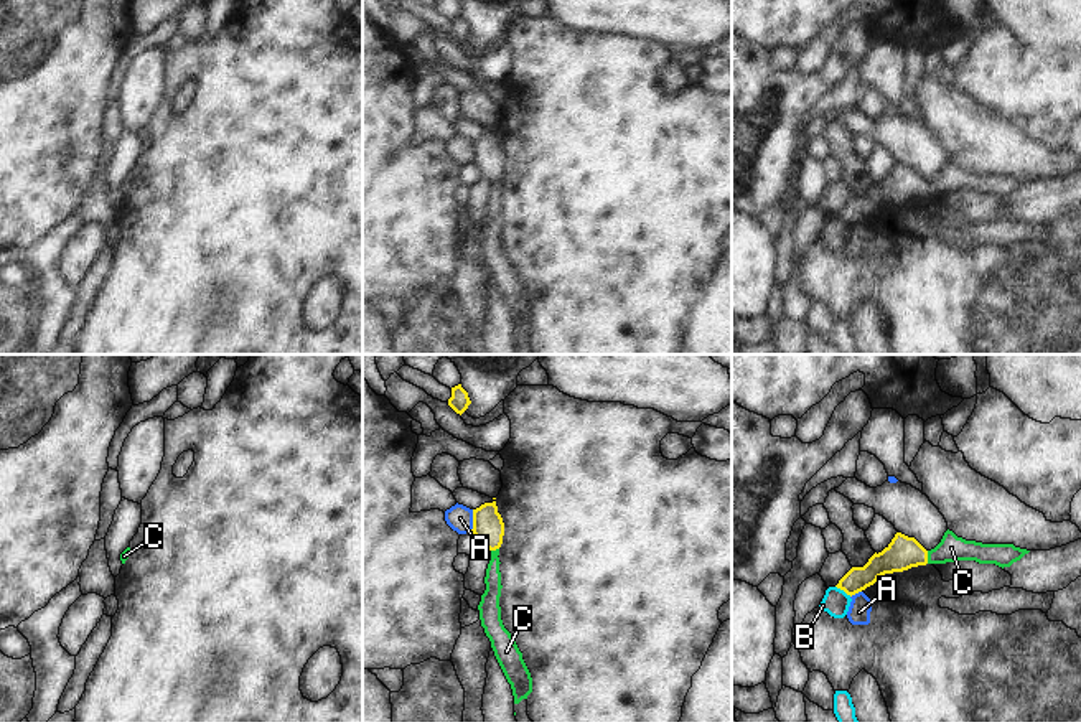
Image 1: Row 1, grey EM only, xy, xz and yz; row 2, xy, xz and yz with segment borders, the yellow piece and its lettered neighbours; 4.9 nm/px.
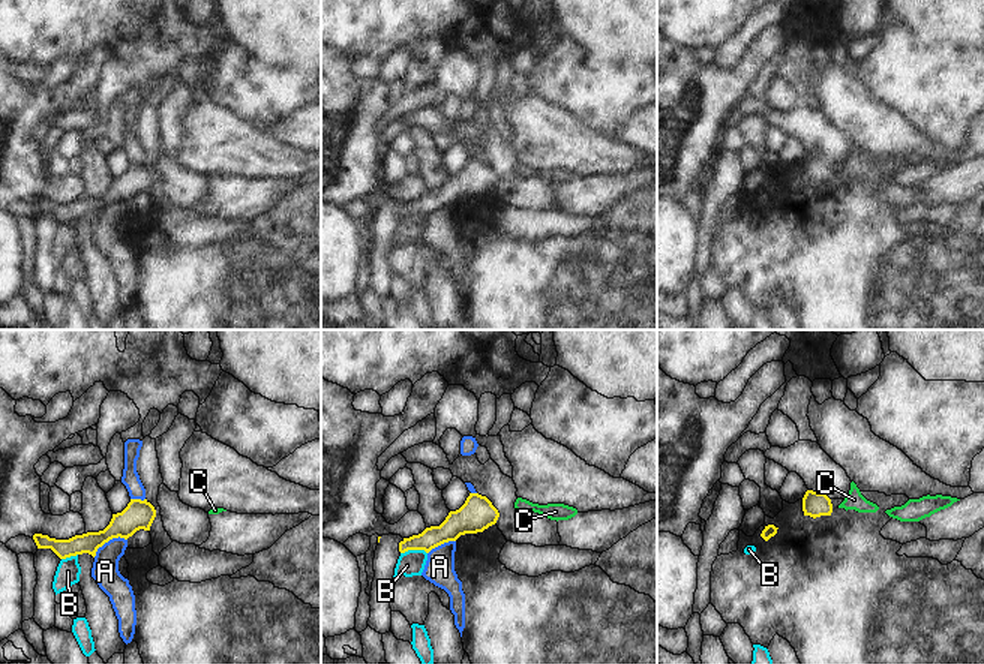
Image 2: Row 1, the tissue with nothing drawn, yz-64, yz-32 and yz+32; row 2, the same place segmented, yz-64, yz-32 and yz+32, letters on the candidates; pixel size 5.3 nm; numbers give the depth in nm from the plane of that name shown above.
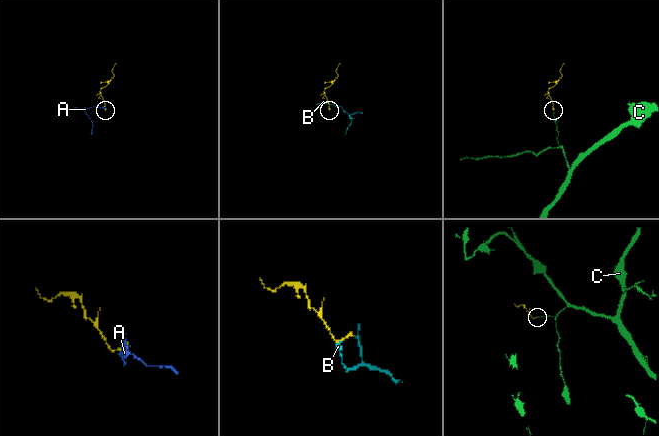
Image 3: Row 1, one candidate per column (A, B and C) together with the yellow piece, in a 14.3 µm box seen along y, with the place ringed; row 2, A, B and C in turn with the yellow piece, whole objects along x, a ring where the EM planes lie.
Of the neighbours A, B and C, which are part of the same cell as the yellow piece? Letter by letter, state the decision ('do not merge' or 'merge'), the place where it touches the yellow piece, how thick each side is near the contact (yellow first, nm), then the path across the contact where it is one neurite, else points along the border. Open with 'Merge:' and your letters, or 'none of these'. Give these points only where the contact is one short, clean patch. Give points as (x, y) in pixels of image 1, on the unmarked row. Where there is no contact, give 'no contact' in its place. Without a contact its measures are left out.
Merge: C
A: do not merge; meets yellow in xz at (473, 150); 150 nm thick on the yellow side, 130 nm on the other; border along xz (473, 140), (473, 157), (470, 160)
B: do not merge; meets yellow in yz at (844, 221); 120 nm thick on the yellow side, 140 nm on the other; border along yz (836, 216), (851, 226)
C: merge; meets yellow in yz at (926, 188); 160 nm thick on the yellow side, 130 nm on the other; runs through yz (903, 183), (926, 188), (938, 187), (951, 178)

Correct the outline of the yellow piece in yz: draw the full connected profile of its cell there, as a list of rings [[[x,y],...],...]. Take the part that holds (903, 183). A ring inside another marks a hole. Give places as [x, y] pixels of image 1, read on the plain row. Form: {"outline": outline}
{"outline": [[[949,160],[934,180],[926,181],[915,168],[896,163],[882,183],[875,183],[863,198],[852,198],[835,218],[852,227],[873,216],[885,204],[903,203],[926,195],[946,195],[956,191],[995,195],[1004,199],[1010,198],[1028,183],[1030,181],[1015,178],[1013,175],[966,171]]]}

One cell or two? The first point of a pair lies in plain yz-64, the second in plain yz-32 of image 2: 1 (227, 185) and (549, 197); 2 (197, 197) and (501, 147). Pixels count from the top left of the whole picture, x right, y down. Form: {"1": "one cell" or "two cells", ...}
{"1": "two cells", "2": "one cell"}

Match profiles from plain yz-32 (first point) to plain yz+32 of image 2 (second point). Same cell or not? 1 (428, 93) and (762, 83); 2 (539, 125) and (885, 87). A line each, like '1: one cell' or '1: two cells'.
1: one cell
2: two cells

